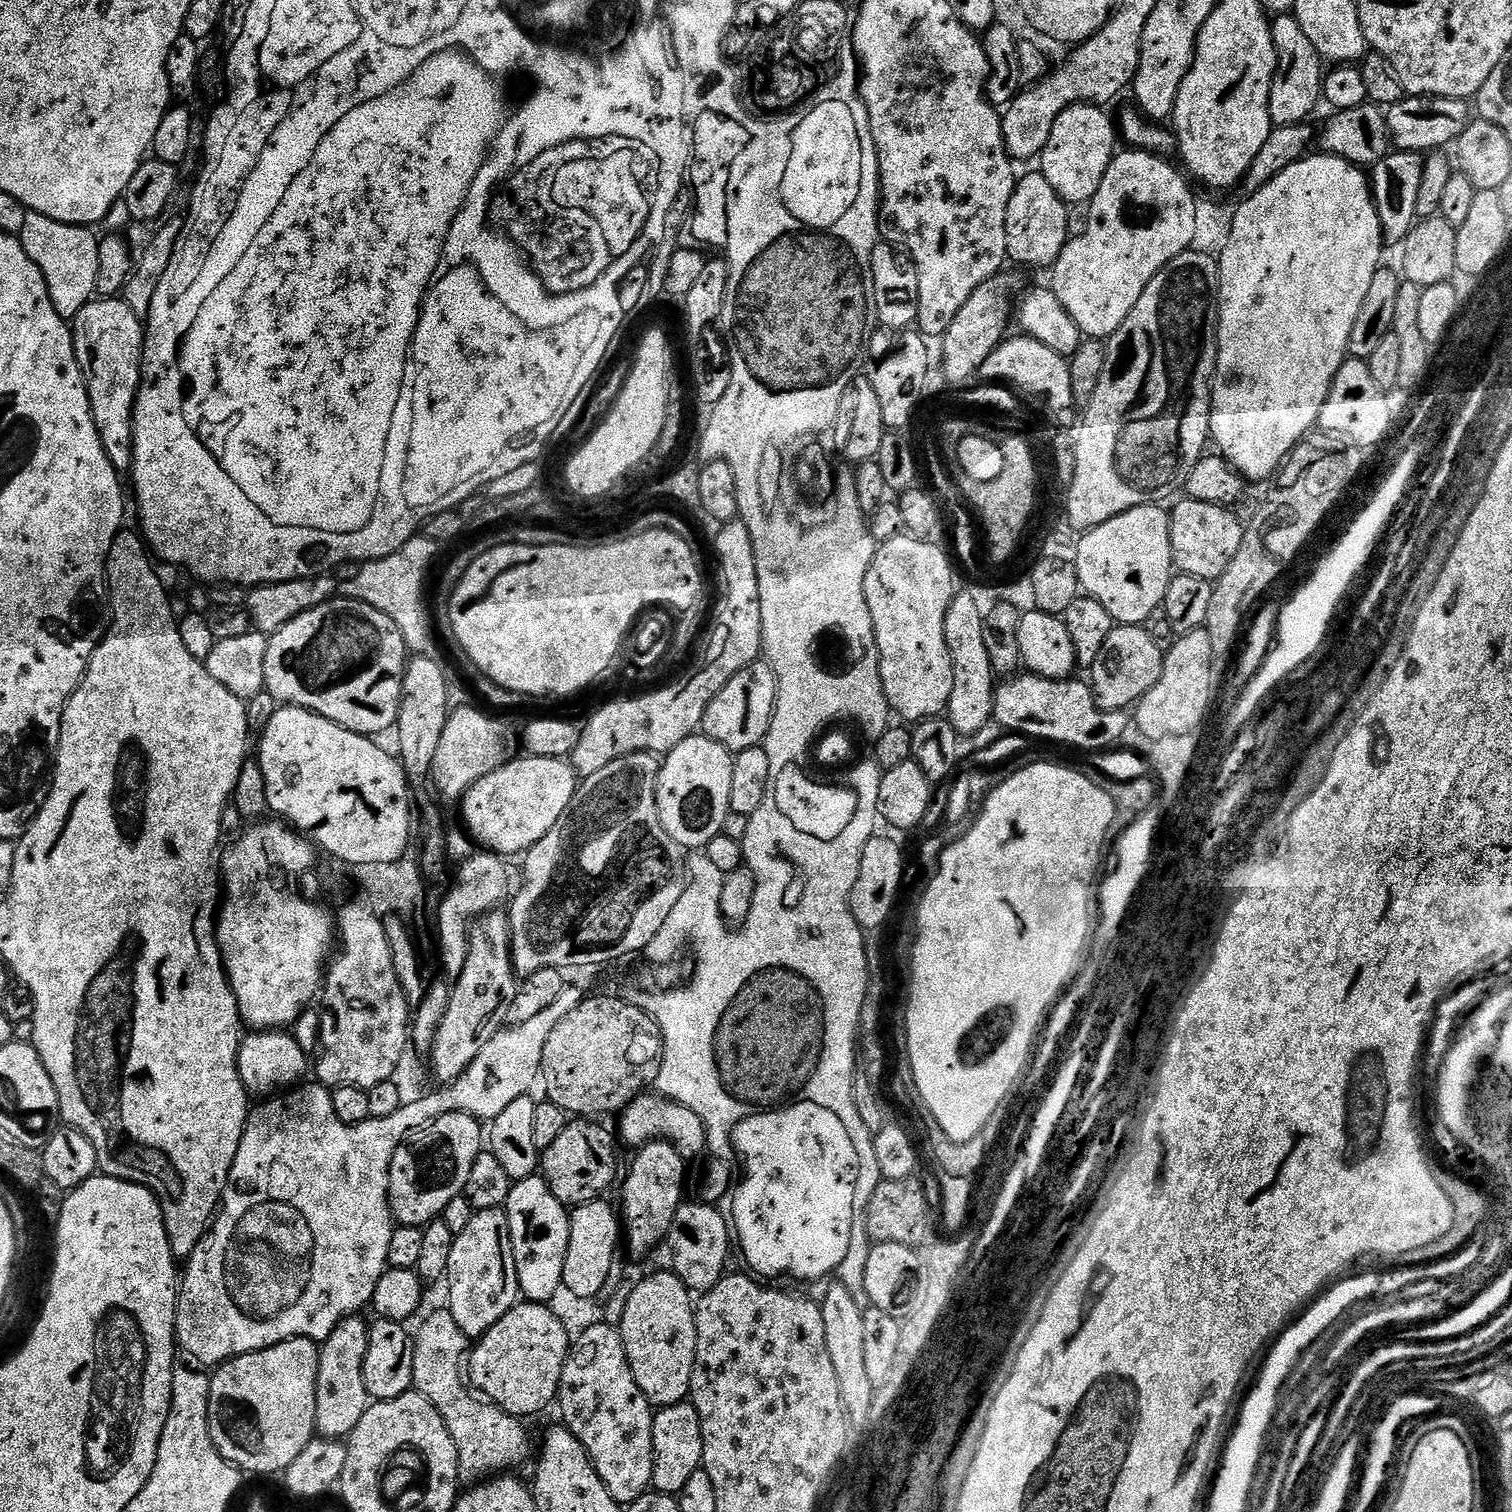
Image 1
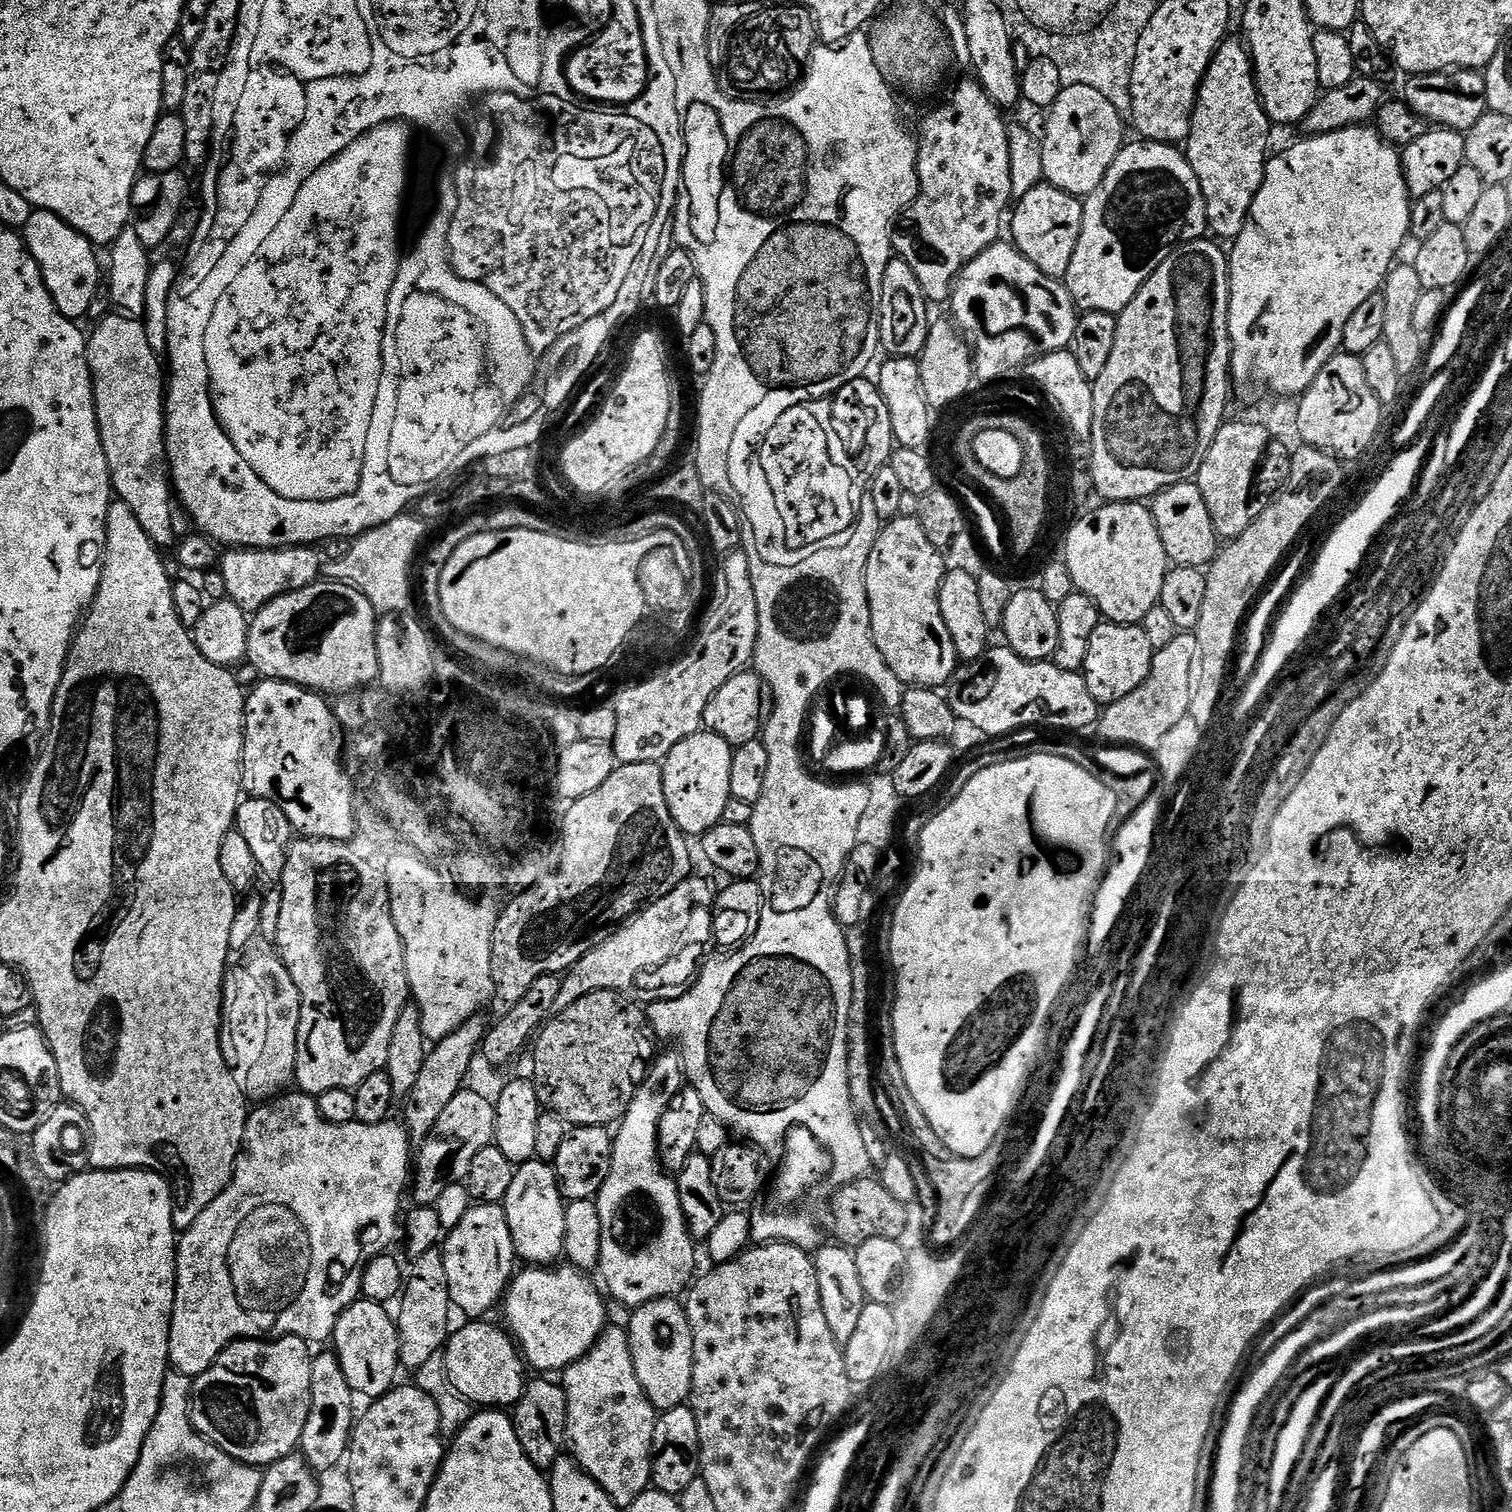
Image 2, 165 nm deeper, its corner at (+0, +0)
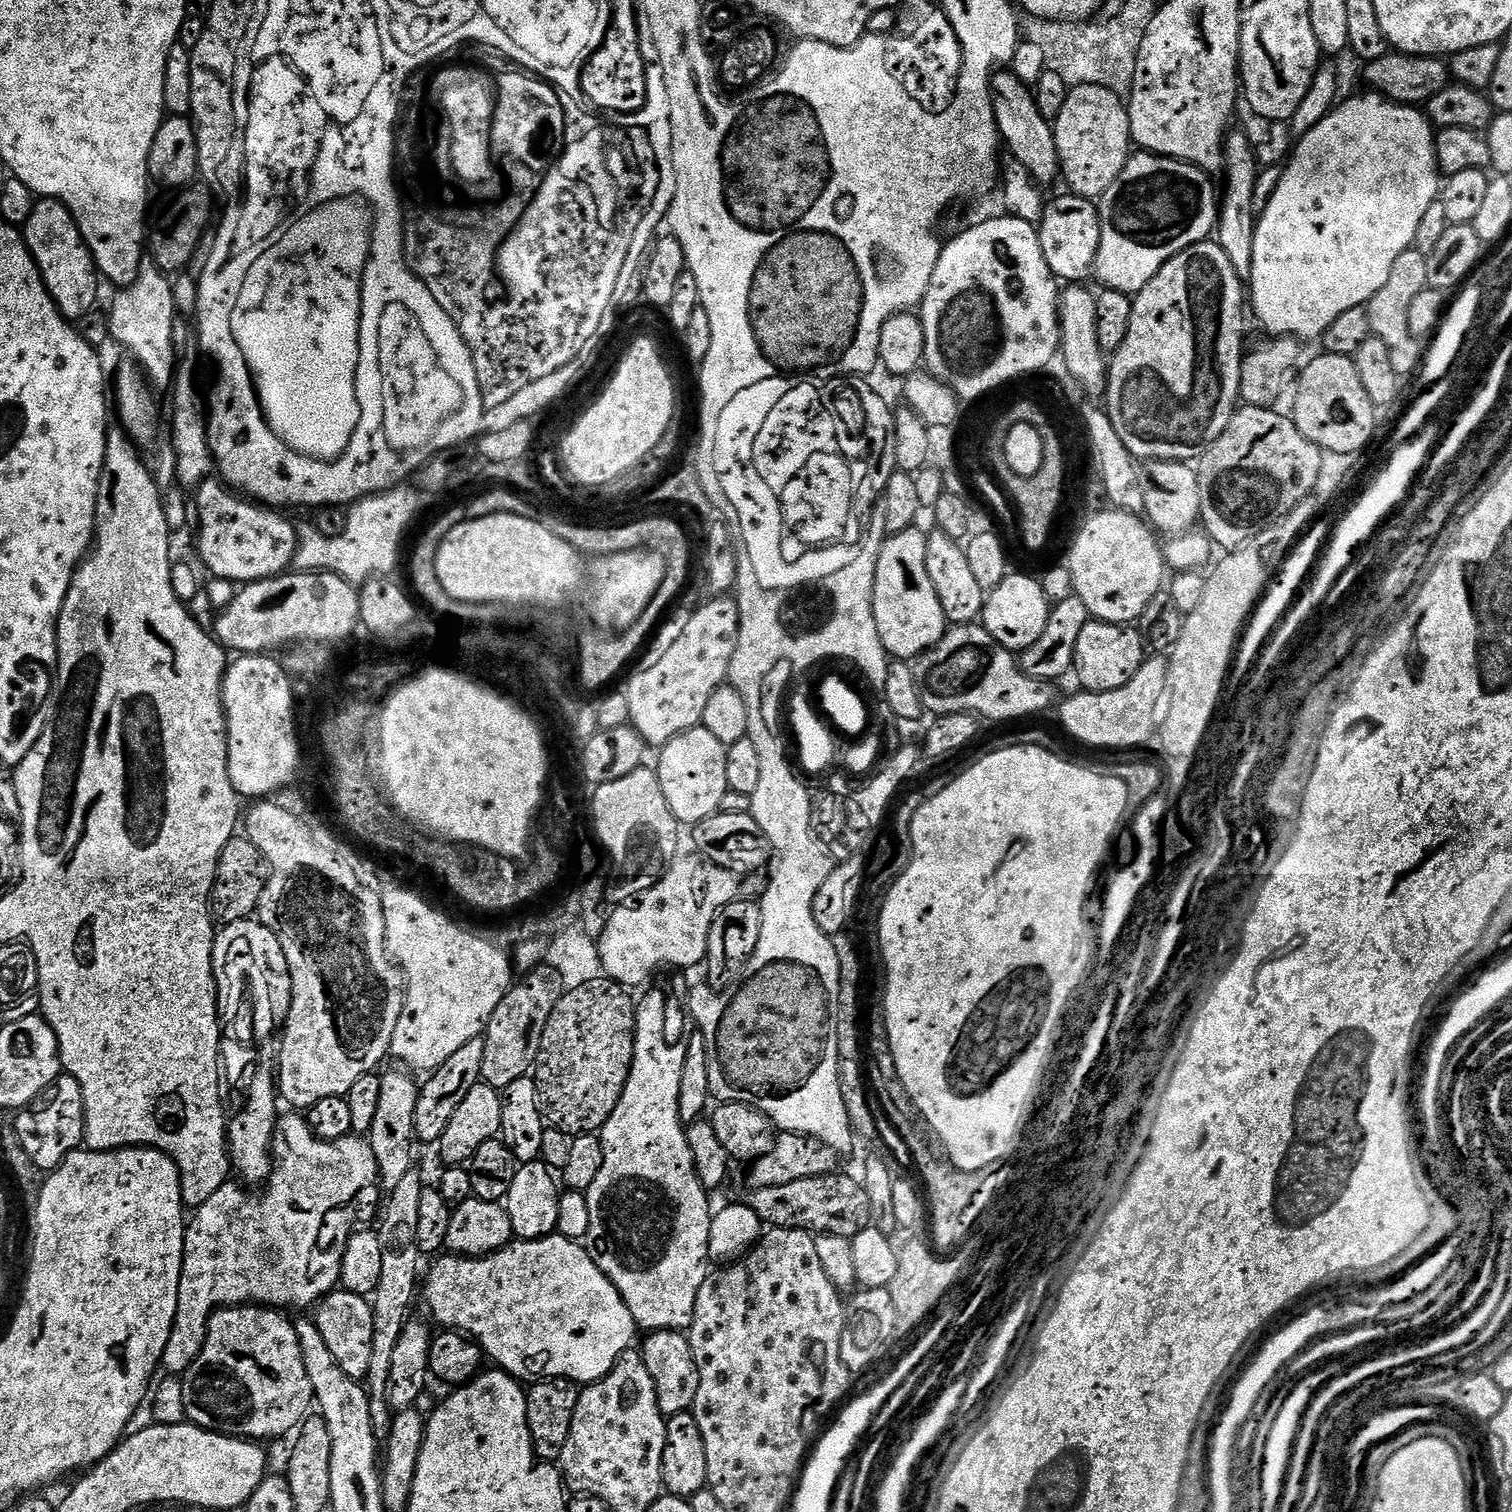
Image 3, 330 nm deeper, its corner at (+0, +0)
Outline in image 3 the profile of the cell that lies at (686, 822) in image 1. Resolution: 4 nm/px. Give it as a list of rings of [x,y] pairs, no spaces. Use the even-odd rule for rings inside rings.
[[[701,726],[678,734],[670,742],[662,745],[659,752],[660,757],[654,761],[654,767],[658,774],[658,782],[662,782],[662,794],[666,794],[666,806],[670,806],[676,821],[684,826],[691,826],[708,816],[715,816],[720,811],[722,794],[729,792],[726,782],[726,745],[718,742],[718,738],[710,734],[710,730]]]

